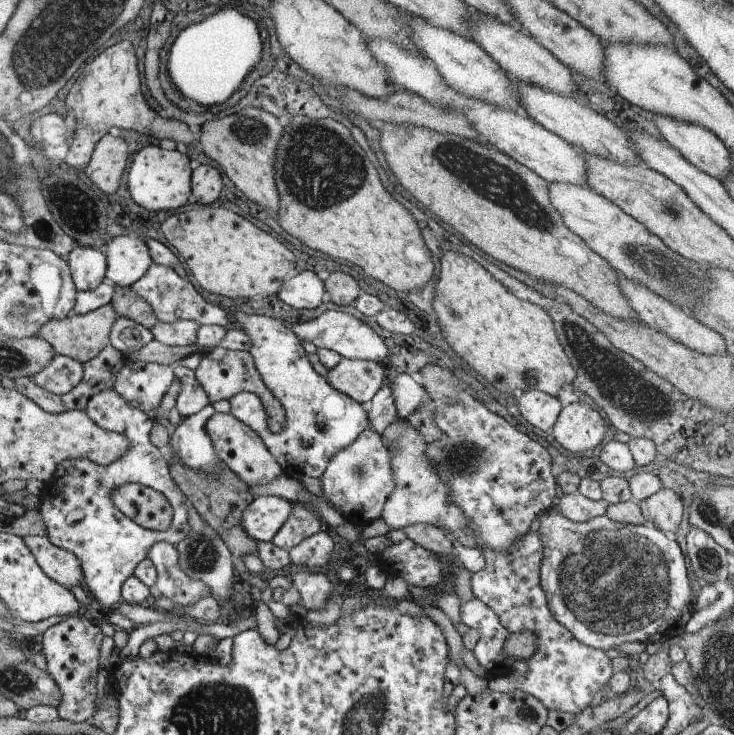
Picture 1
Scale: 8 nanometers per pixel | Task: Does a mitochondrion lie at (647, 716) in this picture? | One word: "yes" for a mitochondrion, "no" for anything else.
no

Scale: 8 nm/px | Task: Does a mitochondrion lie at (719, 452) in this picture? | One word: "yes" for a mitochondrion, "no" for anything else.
no

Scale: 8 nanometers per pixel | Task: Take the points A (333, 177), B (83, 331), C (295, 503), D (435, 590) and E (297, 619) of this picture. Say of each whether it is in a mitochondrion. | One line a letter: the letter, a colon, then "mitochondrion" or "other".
A: mitochondrion
B: other
C: other
D: other
E: other

